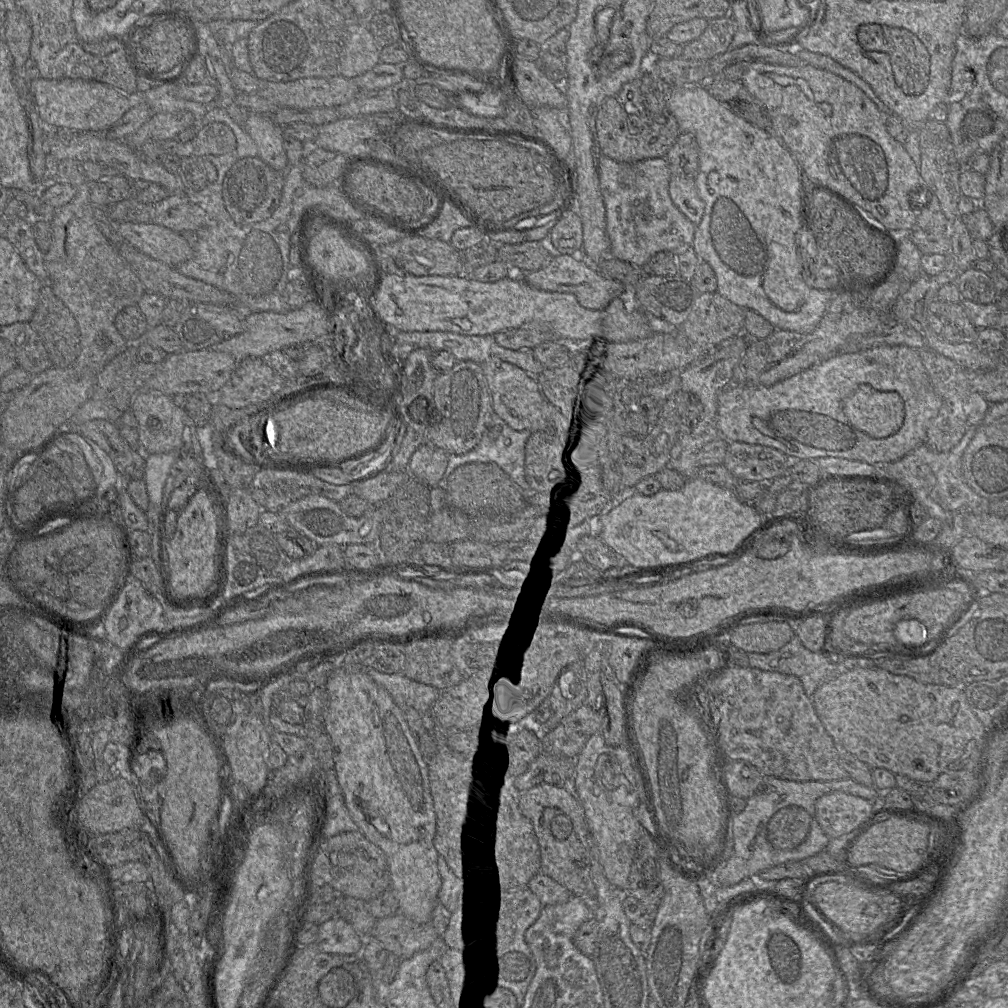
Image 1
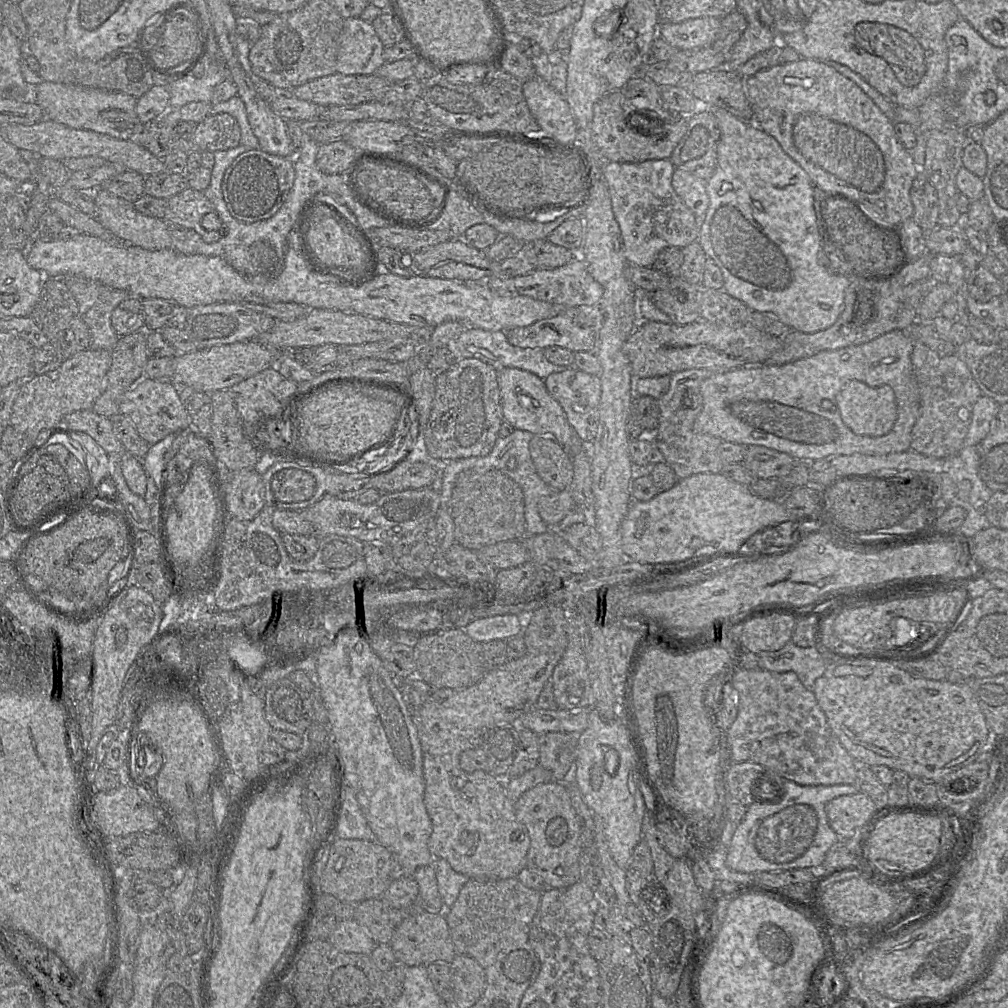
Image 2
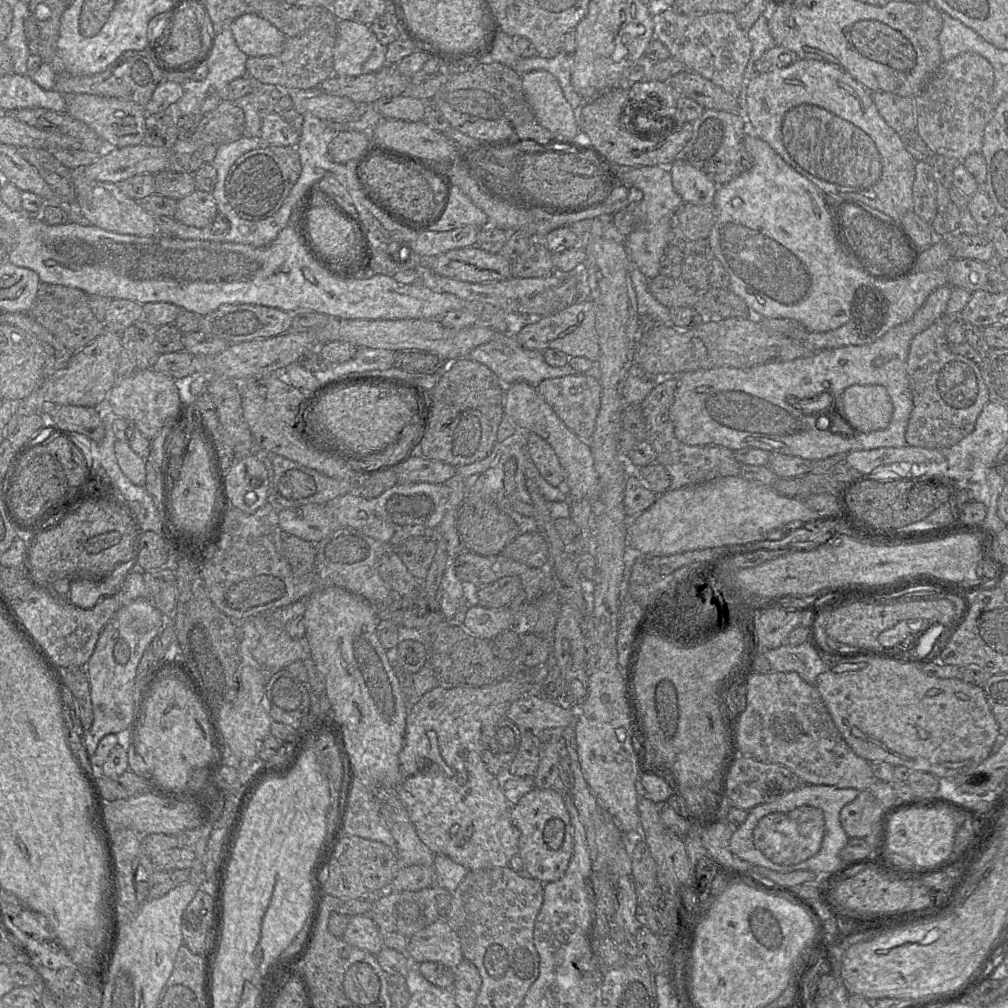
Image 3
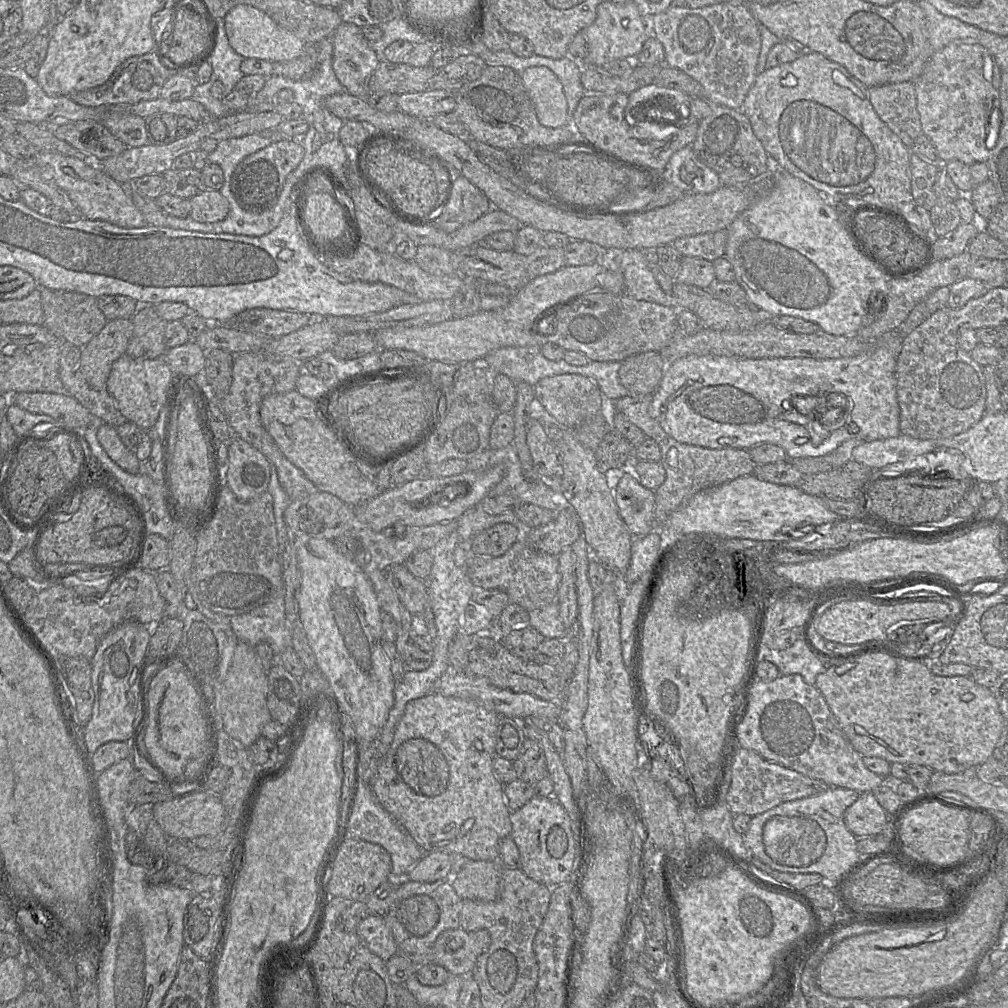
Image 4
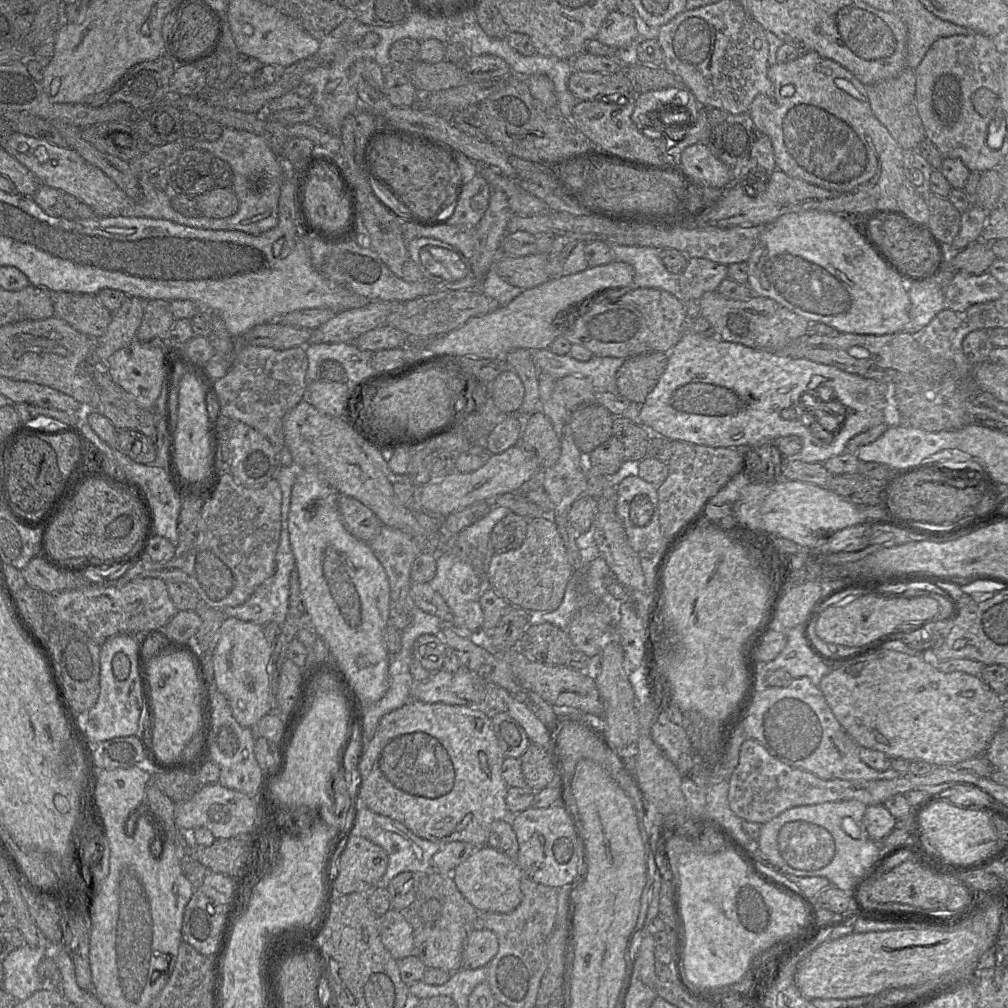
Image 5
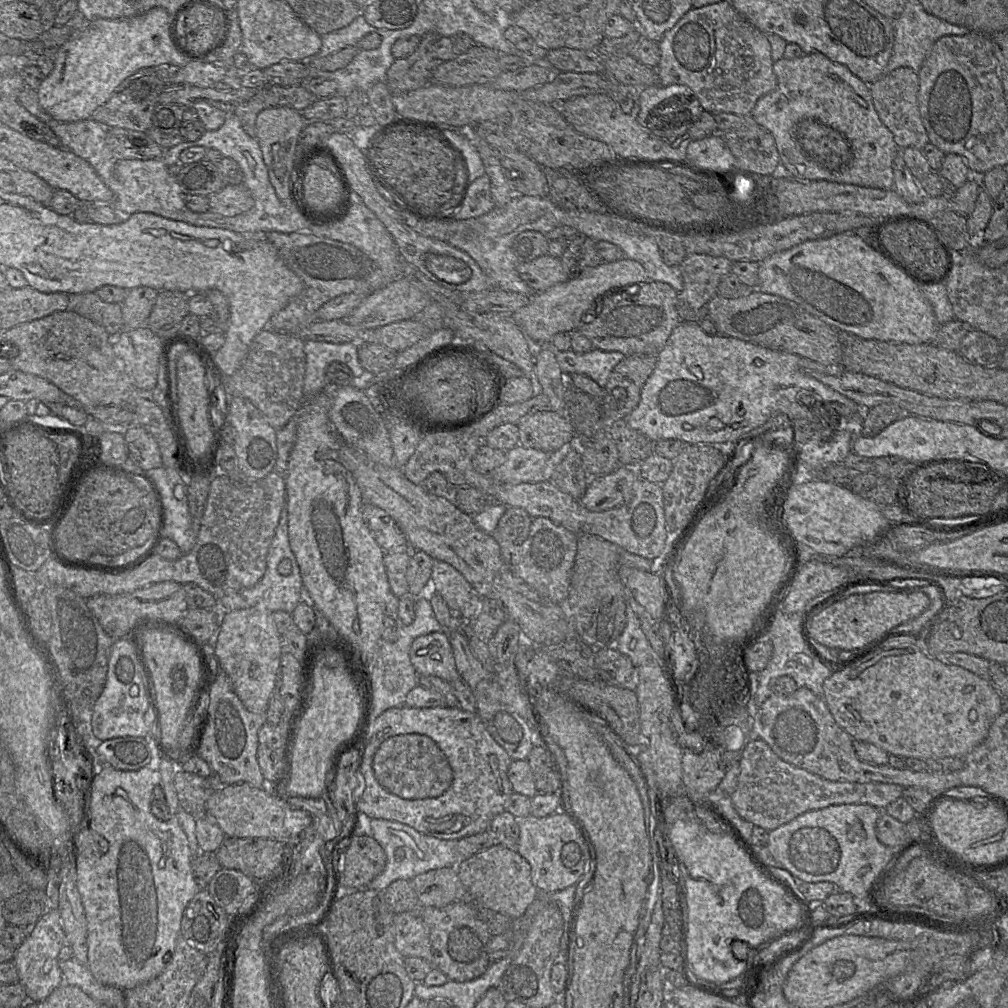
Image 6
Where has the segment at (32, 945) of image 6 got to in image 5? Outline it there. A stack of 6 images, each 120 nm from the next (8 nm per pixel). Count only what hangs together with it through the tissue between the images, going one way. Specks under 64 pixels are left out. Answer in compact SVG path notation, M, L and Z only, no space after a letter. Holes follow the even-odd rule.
M39 931L38 939L36 947L24 943L2 961L4 979L1 987L17 1001L27 999L43 986L38 975L38 966L51 944Z

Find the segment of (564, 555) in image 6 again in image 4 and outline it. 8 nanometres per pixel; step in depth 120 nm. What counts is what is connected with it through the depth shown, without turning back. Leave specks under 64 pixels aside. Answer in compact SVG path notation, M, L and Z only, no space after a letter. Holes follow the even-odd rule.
M525 537L518 539L501 556L475 555L468 561L467 572L475 587L501 589L507 593L510 602L527 611L544 607L556 600L561 578L558 557L536 550Z

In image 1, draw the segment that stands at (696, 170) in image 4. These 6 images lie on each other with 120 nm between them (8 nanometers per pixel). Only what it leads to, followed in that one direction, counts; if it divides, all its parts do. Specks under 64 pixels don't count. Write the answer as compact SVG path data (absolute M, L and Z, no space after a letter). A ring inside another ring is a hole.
M671 174L669 194L676 207L695 225L699 225L705 212L695 179Z

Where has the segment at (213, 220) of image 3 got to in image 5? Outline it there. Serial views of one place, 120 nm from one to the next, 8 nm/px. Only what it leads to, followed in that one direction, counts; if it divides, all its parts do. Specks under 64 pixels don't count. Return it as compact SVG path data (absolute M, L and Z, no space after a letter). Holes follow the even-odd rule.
M214 187L198 196L201 214L209 218L226 218L239 209L239 200L232 187Z

